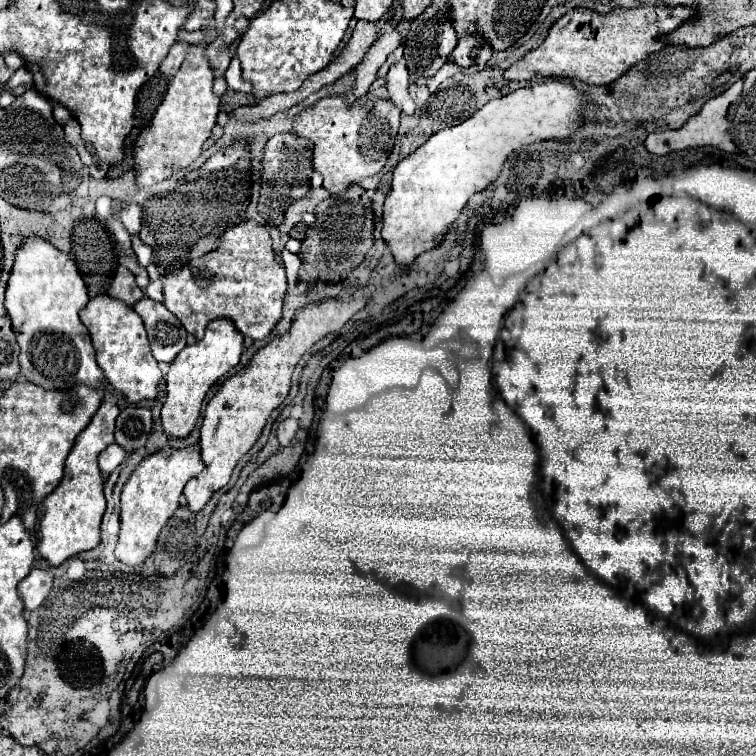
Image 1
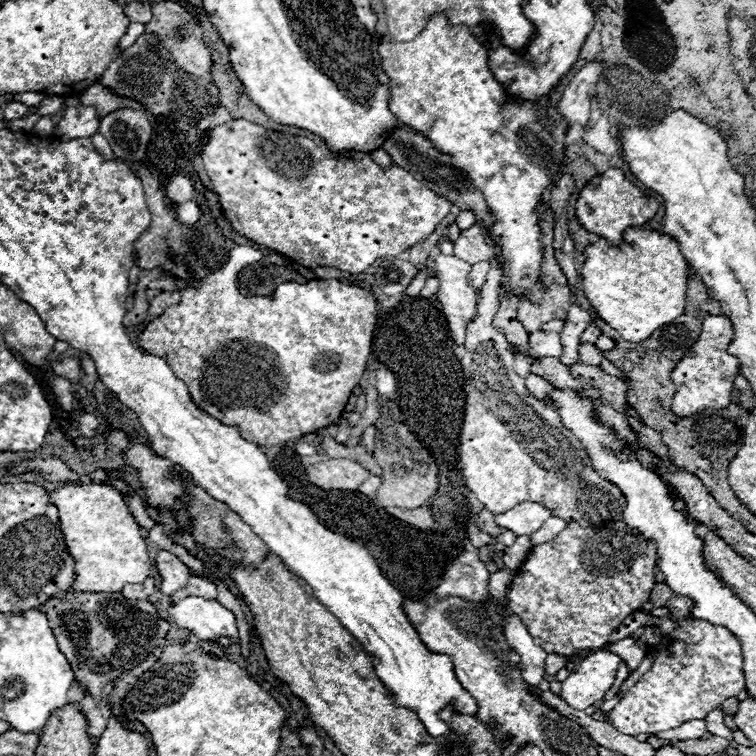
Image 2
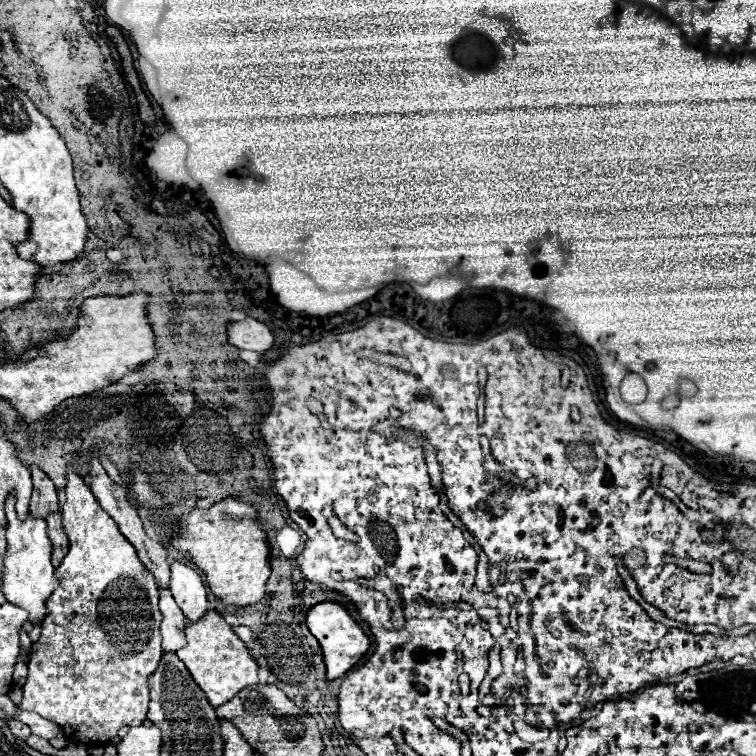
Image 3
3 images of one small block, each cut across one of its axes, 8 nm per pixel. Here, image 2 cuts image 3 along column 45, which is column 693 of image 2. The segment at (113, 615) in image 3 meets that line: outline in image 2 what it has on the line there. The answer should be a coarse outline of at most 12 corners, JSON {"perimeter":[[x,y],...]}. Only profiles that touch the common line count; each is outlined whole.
{"perimeter":[[668,606],[678,630],[608,722],[658,734],[744,688],[736,636]]}

